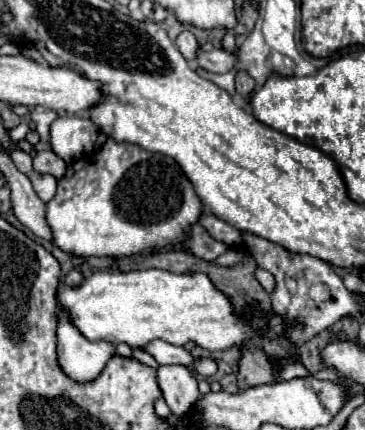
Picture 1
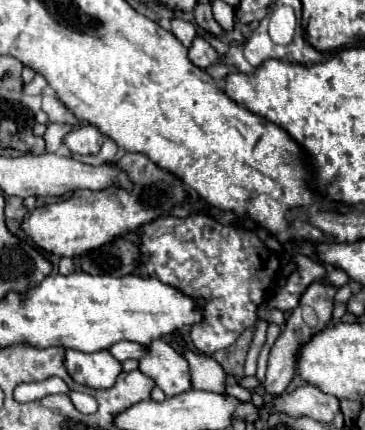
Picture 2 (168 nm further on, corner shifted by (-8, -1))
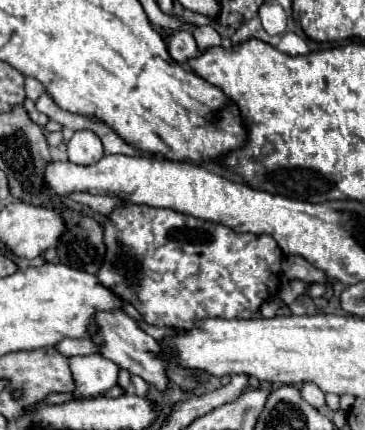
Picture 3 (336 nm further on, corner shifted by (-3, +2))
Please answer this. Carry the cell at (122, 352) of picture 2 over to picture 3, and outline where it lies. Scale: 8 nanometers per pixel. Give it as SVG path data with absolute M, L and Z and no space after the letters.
M63 339L57 345L53 345L55 351L59 351L65 357L75 357L75 355L91 355L97 353L95 345L89 339Z

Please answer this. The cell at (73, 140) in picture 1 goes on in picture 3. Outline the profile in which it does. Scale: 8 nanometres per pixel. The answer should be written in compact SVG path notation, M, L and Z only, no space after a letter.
M75 131L67 145L67 151L69 161L75 165L93 165L105 155L103 145L93 131Z

